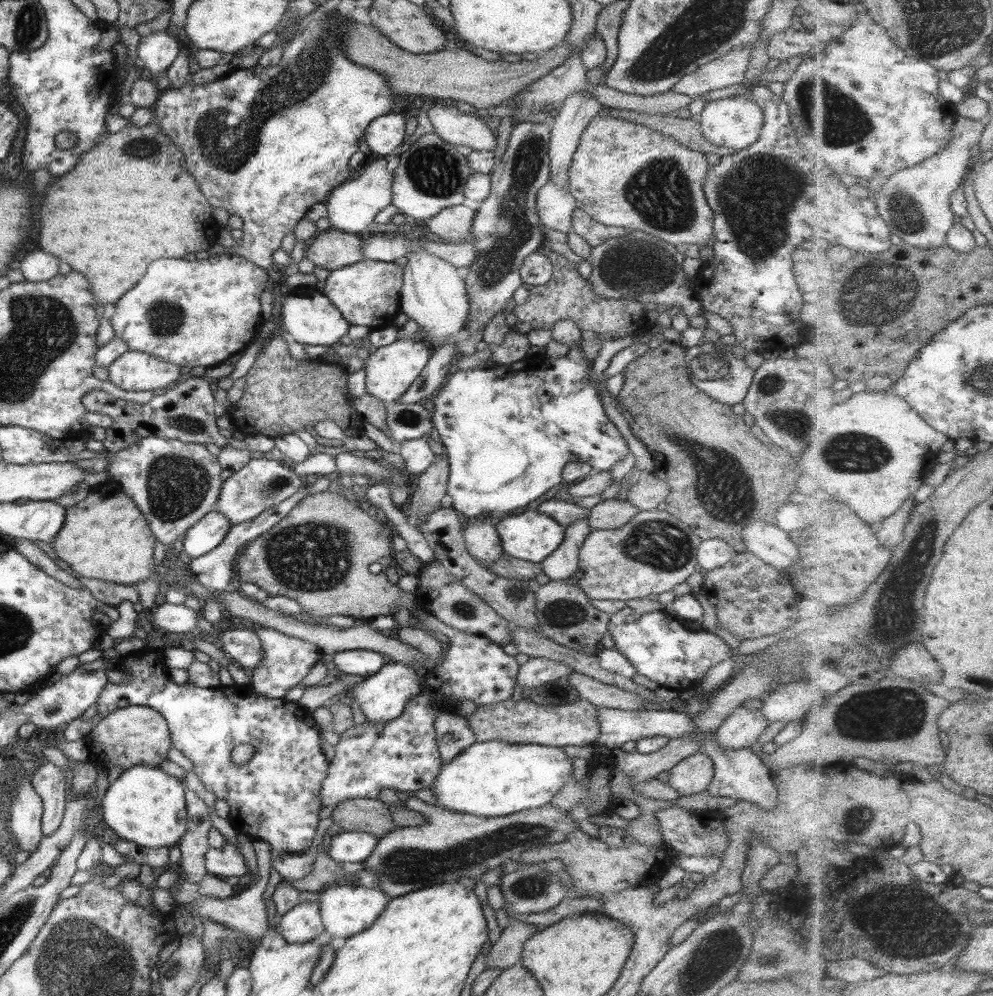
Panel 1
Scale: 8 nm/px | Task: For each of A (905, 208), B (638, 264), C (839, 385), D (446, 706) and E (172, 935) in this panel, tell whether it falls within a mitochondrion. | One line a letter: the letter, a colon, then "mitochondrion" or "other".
A: mitochondrion
B: mitochondrion
C: other
D: other
E: other

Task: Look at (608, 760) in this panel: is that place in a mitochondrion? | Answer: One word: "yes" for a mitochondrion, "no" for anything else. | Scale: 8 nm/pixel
no

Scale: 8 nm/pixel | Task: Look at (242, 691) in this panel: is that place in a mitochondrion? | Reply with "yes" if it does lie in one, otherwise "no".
no

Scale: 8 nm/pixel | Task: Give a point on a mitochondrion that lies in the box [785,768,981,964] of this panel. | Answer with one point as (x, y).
(933, 932)

